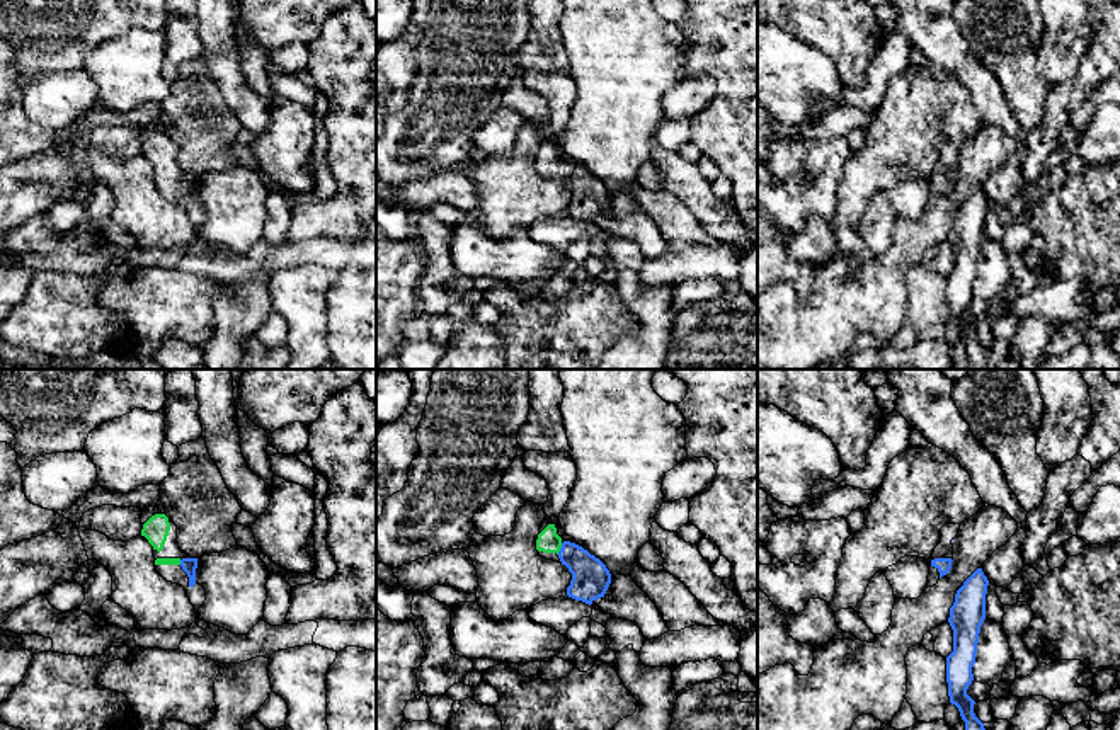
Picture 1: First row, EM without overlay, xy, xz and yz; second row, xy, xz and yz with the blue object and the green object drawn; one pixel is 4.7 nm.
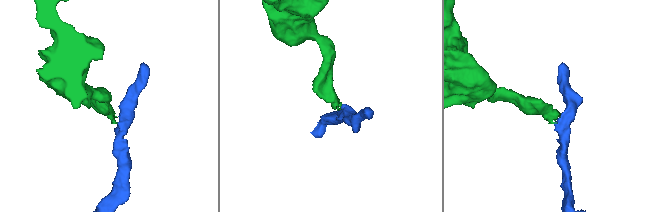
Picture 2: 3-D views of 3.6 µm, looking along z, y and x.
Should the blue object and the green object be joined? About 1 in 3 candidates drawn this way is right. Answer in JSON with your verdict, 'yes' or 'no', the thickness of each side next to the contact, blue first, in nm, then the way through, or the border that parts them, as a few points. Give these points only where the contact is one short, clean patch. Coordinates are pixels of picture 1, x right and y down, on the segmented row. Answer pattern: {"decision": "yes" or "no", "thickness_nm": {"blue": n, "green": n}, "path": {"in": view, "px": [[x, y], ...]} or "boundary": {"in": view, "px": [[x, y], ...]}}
{"decision": "yes", "thickness_nm": {"blue": 180, "green": 110}, "path": {"in": "xz", "px": [[591, 579], [560, 548], [548, 541]]}}

